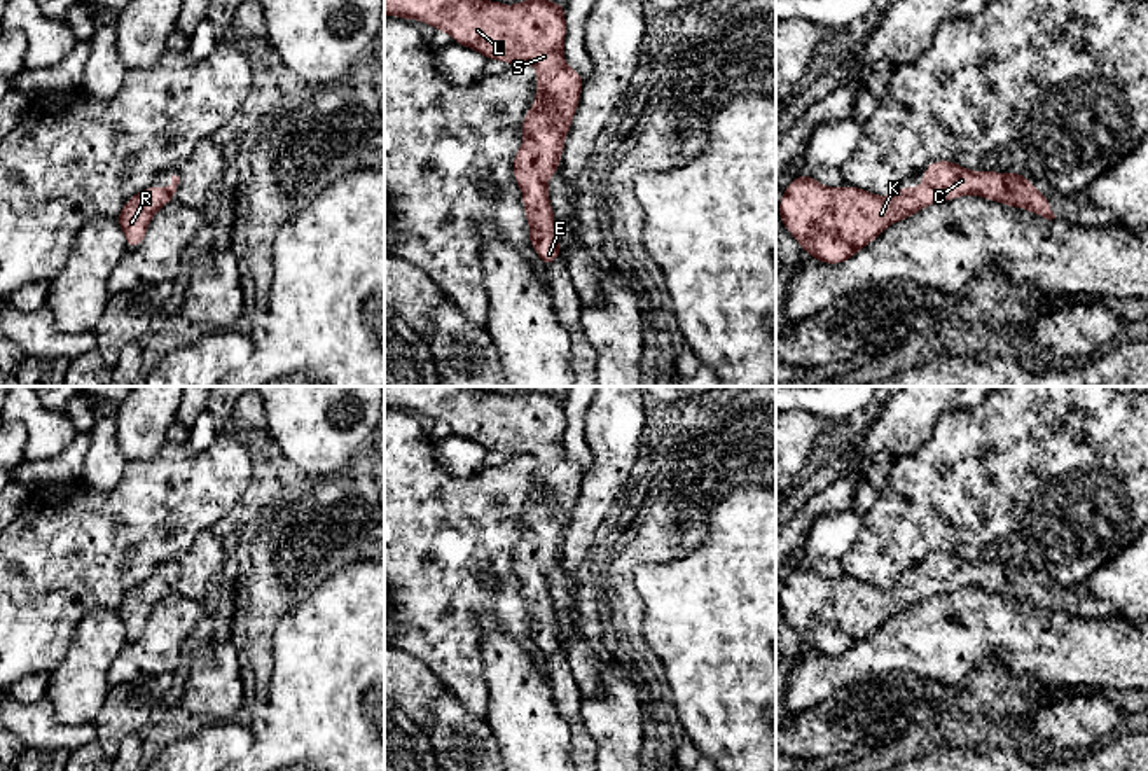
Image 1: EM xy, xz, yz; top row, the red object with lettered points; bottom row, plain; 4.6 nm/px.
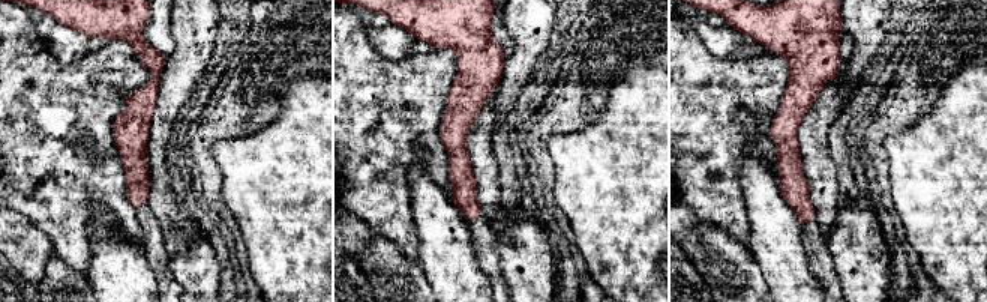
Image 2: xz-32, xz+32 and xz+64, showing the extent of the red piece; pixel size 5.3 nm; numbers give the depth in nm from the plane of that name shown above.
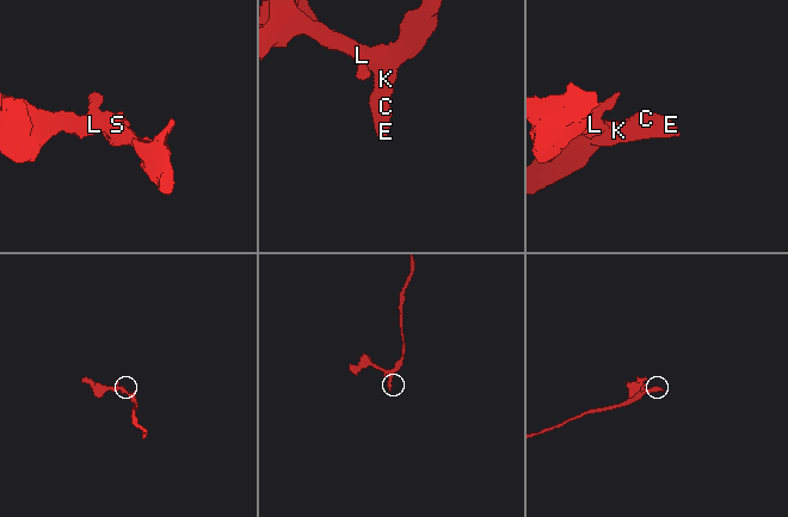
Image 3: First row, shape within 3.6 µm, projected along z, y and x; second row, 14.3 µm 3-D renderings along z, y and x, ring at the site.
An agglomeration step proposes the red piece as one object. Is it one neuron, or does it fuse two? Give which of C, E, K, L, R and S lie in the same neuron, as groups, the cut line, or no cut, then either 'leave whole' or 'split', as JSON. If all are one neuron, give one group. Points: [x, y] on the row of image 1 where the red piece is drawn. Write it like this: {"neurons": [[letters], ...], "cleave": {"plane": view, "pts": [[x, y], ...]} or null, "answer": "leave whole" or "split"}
{"neurons": [["C", "E", "K", "L", "R", "S"]], "cleave": null, "answer": "leave whole"}

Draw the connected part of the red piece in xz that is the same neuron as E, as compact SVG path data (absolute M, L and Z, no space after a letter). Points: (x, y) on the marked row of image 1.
M384 0L384 17L418 19L437 31L447 31L453 42L470 47L488 59L500 59L510 66L529 63L536 68L536 96L522 119L524 145L514 156L514 180L522 191L531 248L540 255L545 267L561 257L547 182L556 175L561 163L564 140L585 80L564 61L564 9L564 5L550 0L524 0L515 5L503 5L496 0Z

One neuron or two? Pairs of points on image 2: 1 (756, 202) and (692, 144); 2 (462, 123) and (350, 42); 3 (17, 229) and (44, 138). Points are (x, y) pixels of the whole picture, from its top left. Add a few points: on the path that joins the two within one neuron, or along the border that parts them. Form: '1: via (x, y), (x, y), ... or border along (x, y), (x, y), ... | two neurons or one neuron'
1: border along (747, 154), (740, 166), (740, 188), (749, 223) | two neurons
2: border along (456, 77), (440, 122), (440, 141), (444, 146) | two neurons
3: border along (15, 211), (23, 214), (48, 238) | two neurons

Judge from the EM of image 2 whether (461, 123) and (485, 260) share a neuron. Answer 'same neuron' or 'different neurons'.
same neuron

